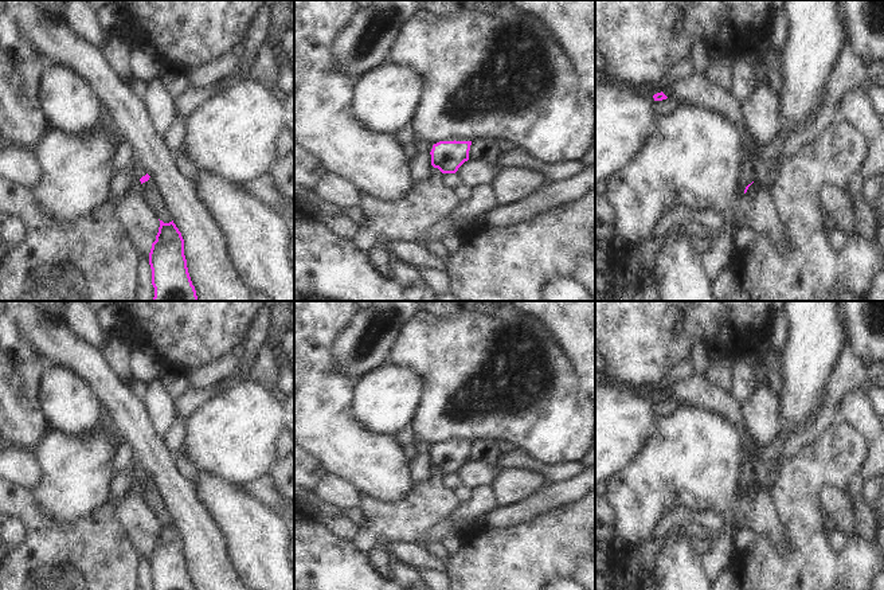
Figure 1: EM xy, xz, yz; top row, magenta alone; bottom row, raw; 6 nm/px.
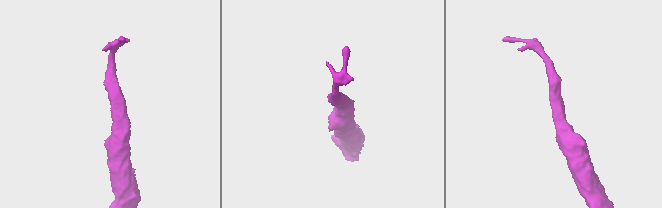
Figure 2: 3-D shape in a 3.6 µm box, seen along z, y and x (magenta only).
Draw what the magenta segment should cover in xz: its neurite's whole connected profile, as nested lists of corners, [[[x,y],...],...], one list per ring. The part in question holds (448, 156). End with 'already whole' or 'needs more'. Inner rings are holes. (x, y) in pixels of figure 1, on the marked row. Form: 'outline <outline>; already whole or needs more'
outline [[[439,141],[430,152],[431,165],[442,173],[455,173],[469,160],[472,141]]]; already whole

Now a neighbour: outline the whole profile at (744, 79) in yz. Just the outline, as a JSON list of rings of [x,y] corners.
[[[746,58],[736,60],[734,83],[730,86],[730,91],[743,103],[748,99],[758,83],[759,81],[752,65]]]

